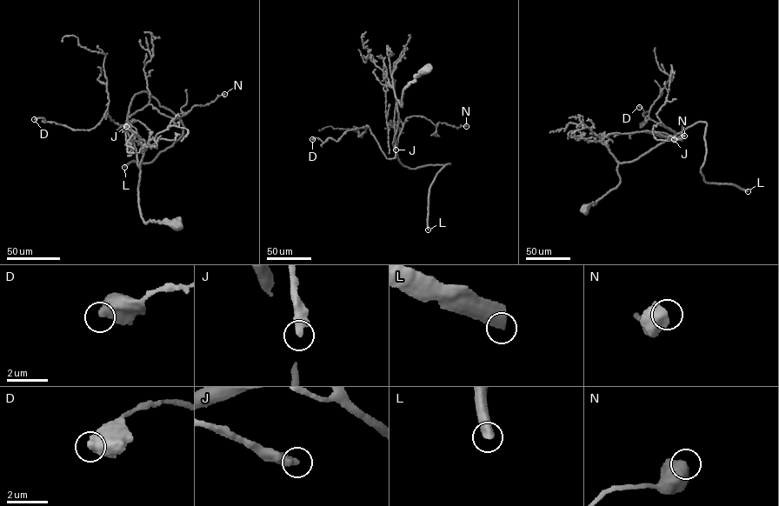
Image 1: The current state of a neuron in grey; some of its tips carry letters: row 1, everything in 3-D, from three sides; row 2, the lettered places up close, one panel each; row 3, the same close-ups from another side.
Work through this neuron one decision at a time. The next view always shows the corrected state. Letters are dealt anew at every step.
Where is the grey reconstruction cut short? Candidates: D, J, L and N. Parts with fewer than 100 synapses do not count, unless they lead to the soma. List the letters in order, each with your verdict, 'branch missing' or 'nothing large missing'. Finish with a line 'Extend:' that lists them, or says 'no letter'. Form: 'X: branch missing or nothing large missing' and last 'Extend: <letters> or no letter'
D: nothing large missing
J: nothing large missing
L: branch missing
N: nothing large missing
Extend: L

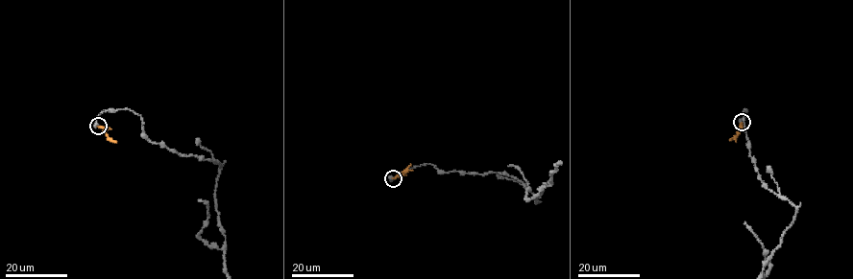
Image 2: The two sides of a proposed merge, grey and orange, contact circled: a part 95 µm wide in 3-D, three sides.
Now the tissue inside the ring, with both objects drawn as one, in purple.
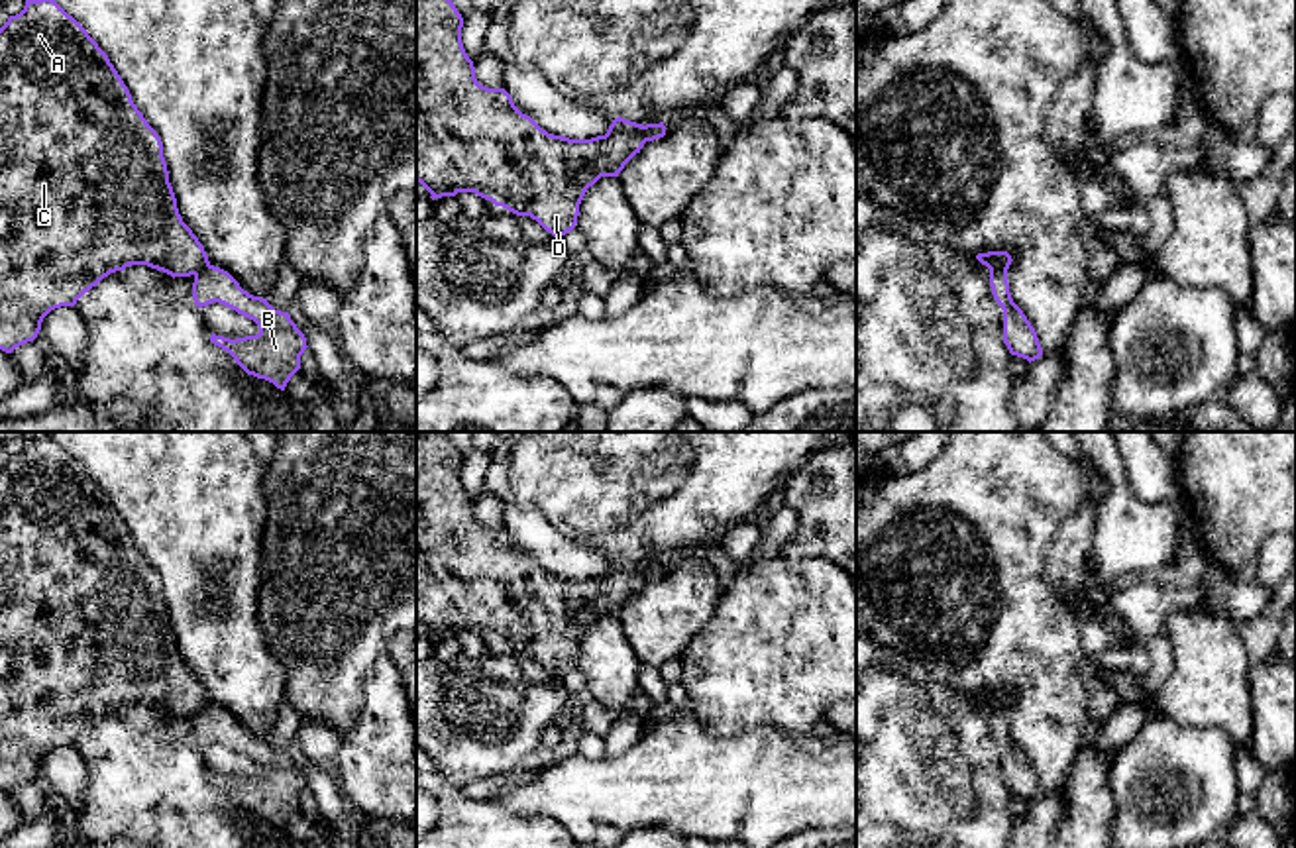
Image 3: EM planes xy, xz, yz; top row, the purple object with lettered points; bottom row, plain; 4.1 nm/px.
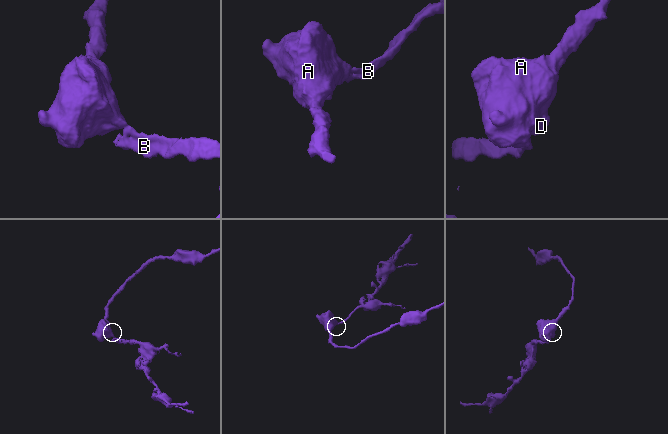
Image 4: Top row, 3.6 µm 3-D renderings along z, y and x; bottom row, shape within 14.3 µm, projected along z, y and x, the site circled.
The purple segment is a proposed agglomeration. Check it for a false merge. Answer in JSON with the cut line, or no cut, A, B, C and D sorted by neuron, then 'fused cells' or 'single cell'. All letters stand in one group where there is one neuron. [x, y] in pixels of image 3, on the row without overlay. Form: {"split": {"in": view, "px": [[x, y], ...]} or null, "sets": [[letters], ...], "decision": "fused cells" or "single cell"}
{"split": {"in": "yz", "px": [[990, 707], [1006, 711]]}, "sets": [["A", "C", "D"], ["B"]], "decision": "fused cells"}

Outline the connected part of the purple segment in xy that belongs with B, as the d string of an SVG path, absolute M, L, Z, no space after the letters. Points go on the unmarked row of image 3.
M214 705L194 715L192 738L198 748L220 742L259 766L255 775L230 779L212 773L210 781L228 791L247 815L285 830L308 787L289 752L275 750L267 738L249 734L228 711Z

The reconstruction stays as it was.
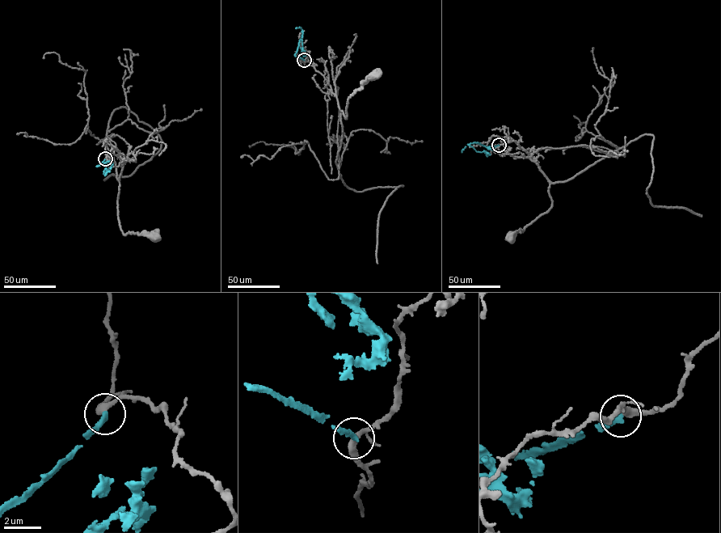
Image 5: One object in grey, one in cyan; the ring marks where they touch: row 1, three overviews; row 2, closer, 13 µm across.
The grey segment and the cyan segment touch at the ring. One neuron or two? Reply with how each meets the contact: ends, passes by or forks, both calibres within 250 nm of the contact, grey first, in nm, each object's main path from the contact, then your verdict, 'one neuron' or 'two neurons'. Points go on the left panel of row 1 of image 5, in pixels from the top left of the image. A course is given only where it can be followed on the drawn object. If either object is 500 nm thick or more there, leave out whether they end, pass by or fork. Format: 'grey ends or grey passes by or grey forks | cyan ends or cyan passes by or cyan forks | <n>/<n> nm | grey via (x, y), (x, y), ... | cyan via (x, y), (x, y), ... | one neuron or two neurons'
grey passes by | cyan ends | 360/320 nm | grey via (105, 158), (104, 140), (121, 154), (117, 203), (122, 232), (153, 236) | cyan via (105, 158), (97, 167), (107, 161), (111, 161), (112, 164), (103, 174) | two neurons

